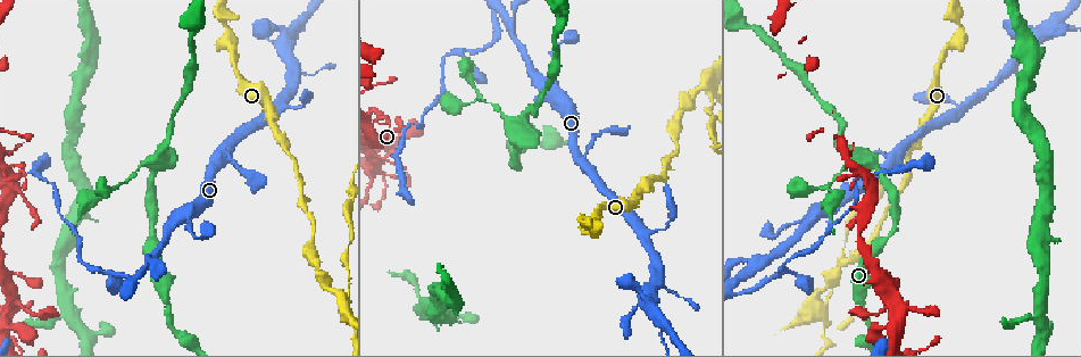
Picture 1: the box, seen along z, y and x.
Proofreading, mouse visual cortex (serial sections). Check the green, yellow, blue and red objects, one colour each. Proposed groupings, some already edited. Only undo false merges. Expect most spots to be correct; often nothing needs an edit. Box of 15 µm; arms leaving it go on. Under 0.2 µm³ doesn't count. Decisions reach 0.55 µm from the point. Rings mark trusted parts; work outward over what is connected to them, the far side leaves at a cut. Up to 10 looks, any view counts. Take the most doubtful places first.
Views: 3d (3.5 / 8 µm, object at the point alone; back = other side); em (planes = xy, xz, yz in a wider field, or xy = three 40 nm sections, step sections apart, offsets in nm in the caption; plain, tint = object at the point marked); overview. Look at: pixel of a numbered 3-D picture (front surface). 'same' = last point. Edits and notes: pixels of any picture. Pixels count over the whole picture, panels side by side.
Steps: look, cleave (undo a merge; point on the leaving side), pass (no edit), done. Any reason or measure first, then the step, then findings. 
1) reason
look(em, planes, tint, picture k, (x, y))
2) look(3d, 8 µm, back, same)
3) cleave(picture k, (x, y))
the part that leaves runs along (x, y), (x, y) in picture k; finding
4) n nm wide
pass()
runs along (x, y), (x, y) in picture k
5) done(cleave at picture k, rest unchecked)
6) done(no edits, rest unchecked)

look(3d, 3.5 µm, picture 1, (492, 9))

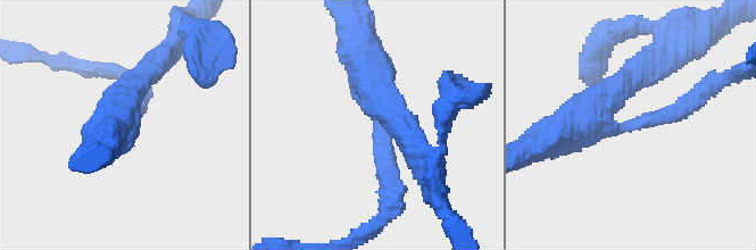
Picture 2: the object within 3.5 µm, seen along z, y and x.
look(em, xy, step 2, tint, picture 2, (378, 126))

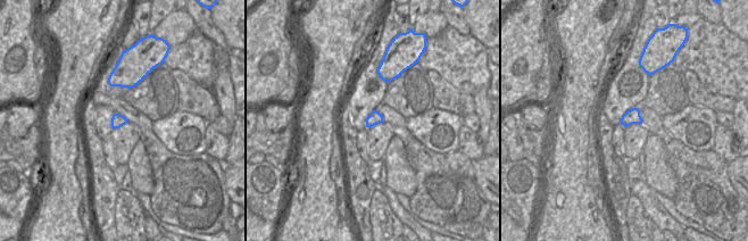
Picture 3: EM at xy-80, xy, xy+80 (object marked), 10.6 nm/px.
cut it another way
look(em, planes, tint, same)

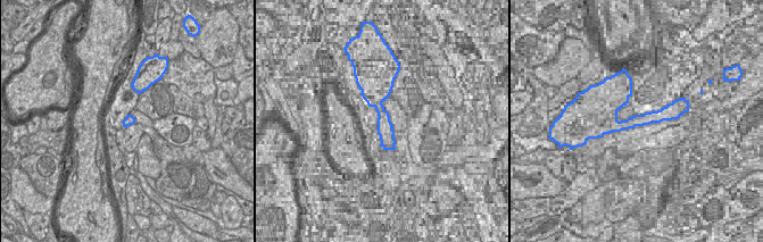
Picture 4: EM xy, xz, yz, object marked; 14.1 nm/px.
pass()
runs along (383, 101), (390, 192) in picture 2; one cell here

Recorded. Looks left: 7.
arms part here
look(3d, 3.5 µm, picture 1, (828, 185))

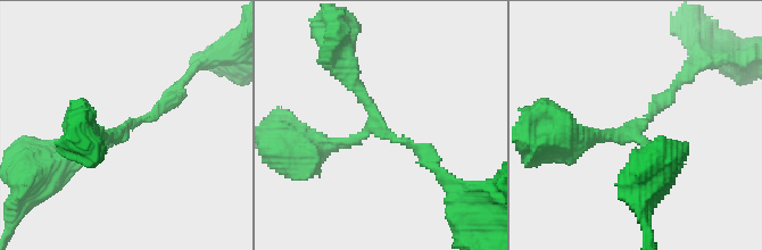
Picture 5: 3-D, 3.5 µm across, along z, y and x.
3 arms; arms of 150, 150, 250 nm; shape alone is not enough
look(em, xy, step 1, plain, picture 5, (121, 132))

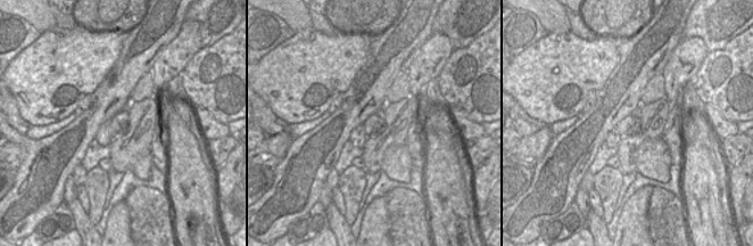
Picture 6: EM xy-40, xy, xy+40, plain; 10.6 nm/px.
look(em, xy, step 1, tint, same)

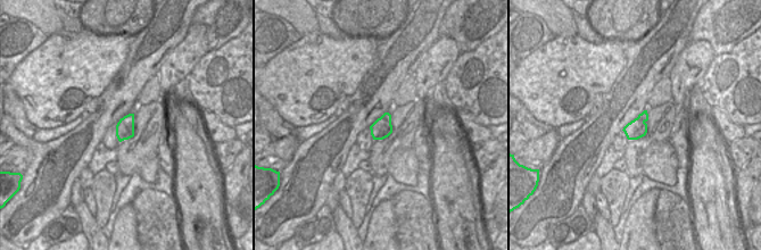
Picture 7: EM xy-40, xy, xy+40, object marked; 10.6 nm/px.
pass()
runs along (176, 92), (96, 151), (58, 165) in picture 5; continuous, no second cell

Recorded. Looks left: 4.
look(3d, 3.5 µm, picture 1, (95, 268))

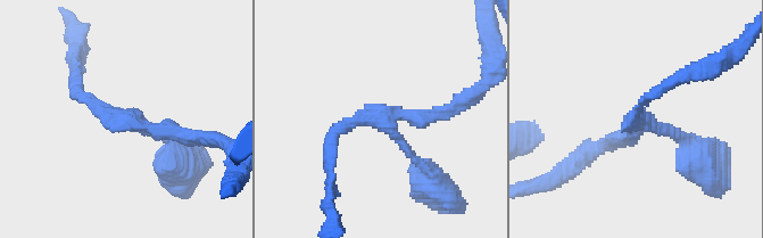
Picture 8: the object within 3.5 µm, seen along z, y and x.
arms of 150, 150, 200 nm
pass()
runs along (196, 138), (108, 117), (74, 85) in picture 8; all the same cell

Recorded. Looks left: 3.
a fork
look(3d, 3.5 µm, picture 1, (894, 299))

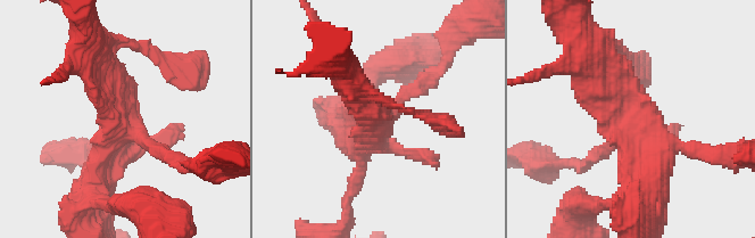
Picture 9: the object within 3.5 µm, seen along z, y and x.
look(em, planes, tint, picture 9, (638, 121))

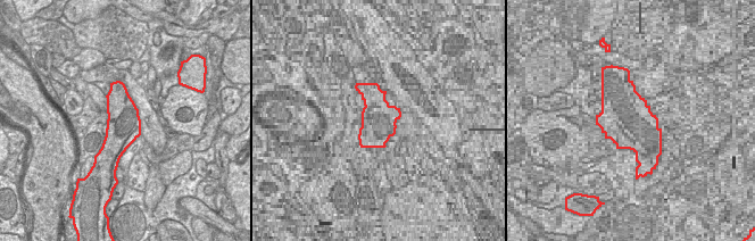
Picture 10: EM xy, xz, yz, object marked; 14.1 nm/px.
pass()
runs along (602, 57), (650, 138), (648, 183) in picture 9; continuous, no second cell

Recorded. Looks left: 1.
done(no edits, rest unchecked)

